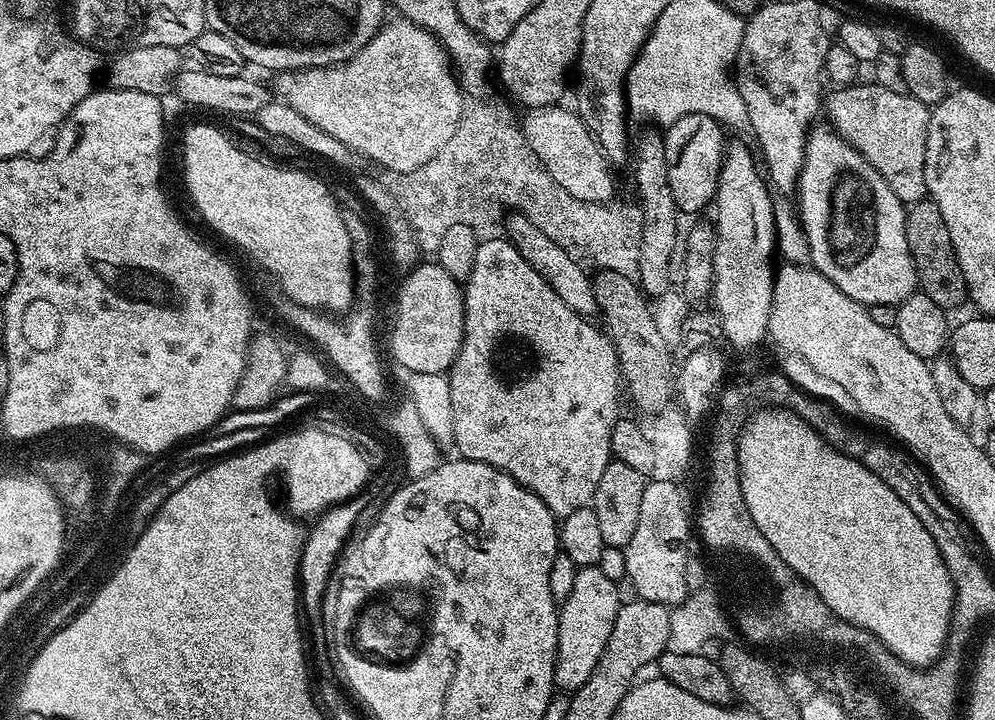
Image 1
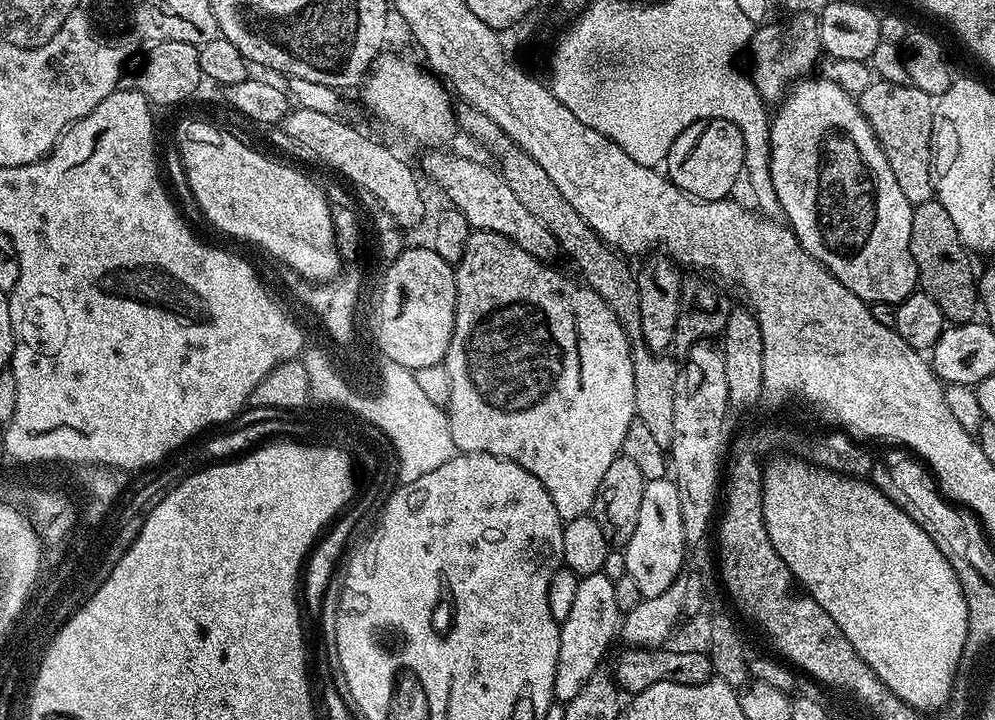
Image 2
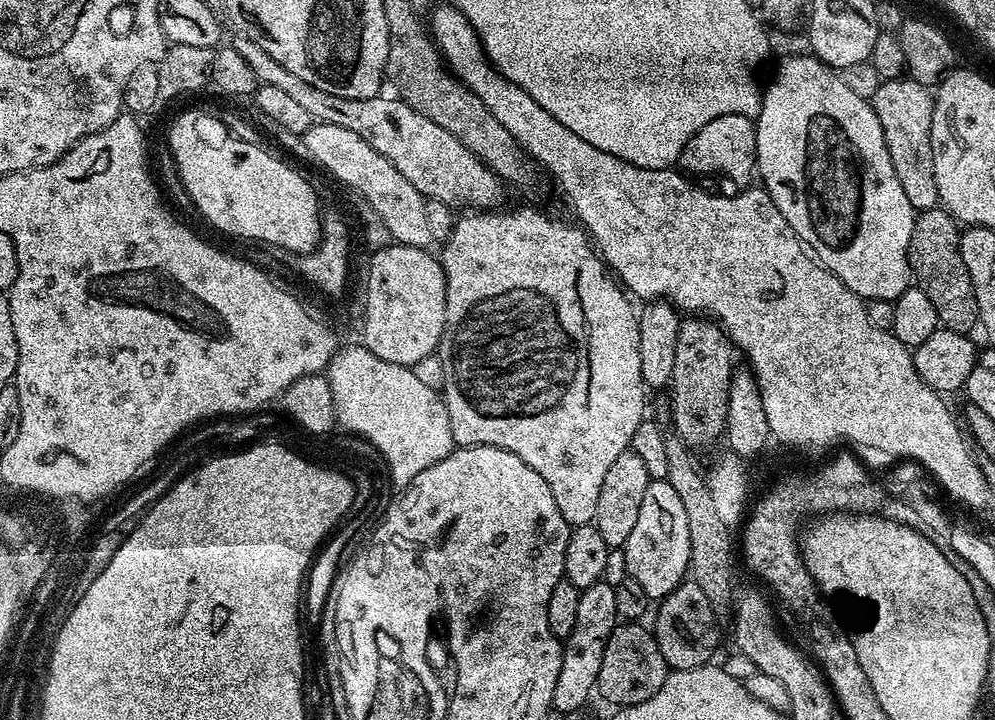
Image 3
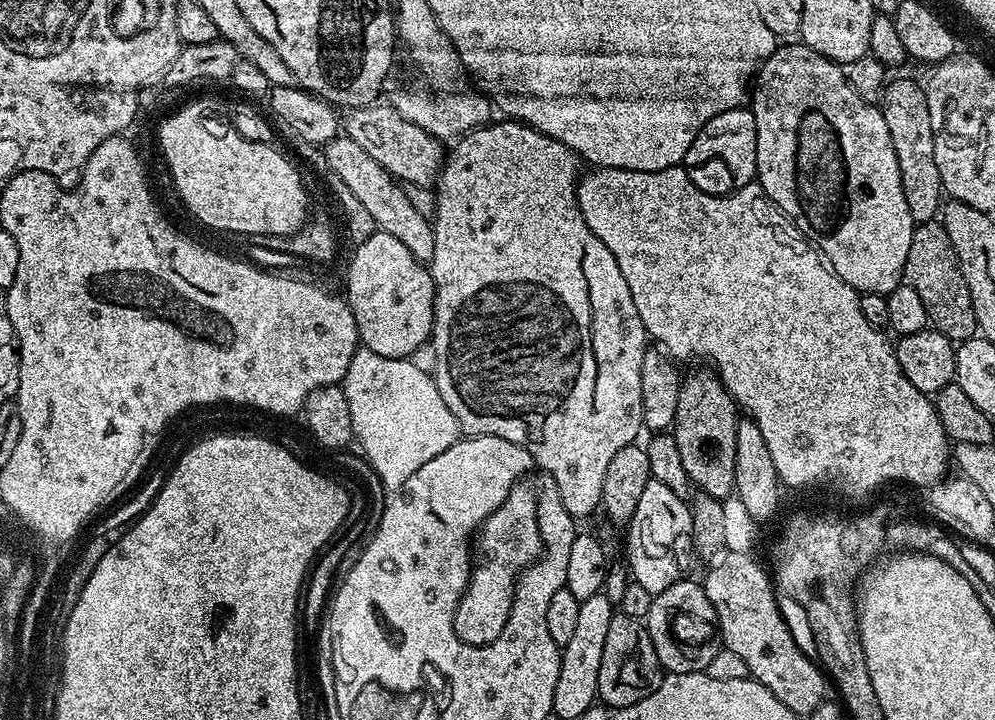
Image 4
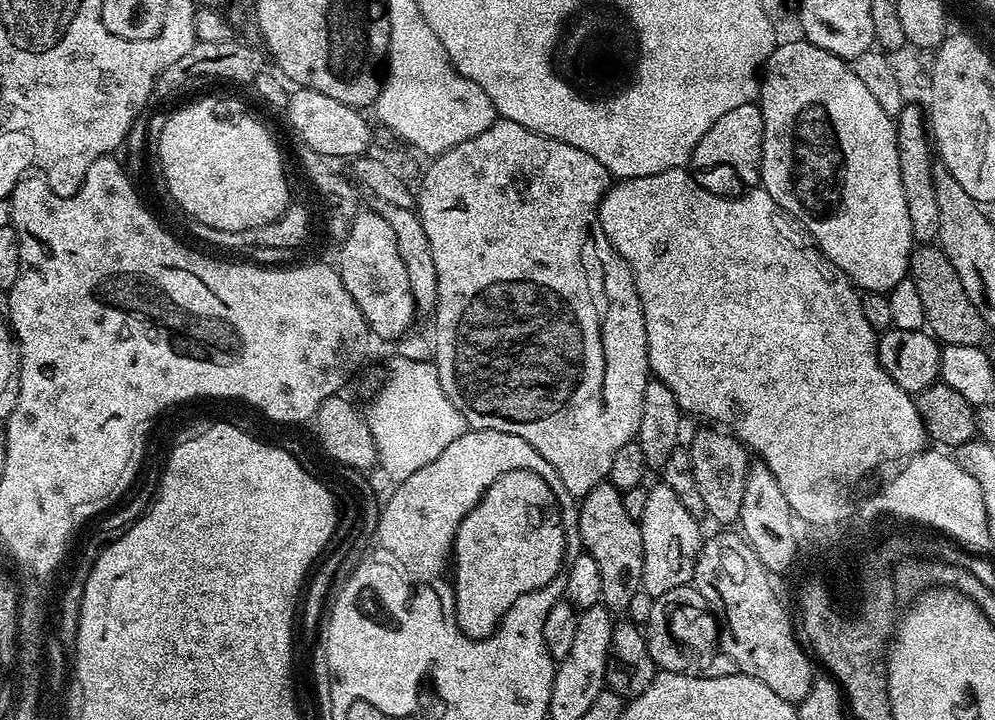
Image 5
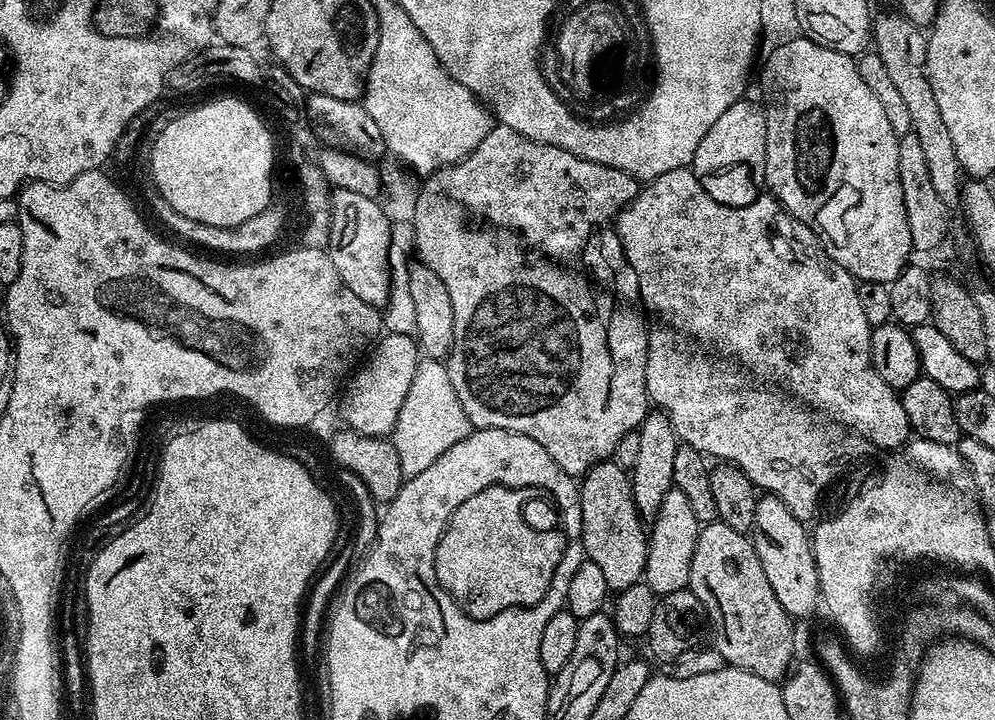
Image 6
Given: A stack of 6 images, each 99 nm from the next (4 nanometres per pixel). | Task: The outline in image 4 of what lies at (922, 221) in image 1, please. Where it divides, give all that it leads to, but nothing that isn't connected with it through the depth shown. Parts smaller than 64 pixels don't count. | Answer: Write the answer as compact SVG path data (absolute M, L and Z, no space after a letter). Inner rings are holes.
M943 223L916 224L910 238L910 254L906 254L904 280L918 290L926 306L929 325L954 342L969 340L977 335L978 325L974 314L974 302L970 298L970 286L962 274L958 254L946 234Z

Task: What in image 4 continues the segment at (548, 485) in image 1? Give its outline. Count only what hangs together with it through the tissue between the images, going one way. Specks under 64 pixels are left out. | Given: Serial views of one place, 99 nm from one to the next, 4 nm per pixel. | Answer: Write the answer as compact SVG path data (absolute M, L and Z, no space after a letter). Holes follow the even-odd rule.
M504 118L501 121L501 124L493 123L491 126L473 128L472 131L465 132L463 136L459 137L455 141L456 149L453 152L451 149L450 155L447 157L444 167L440 169L440 175L434 184L436 194L436 218L432 221L434 258L430 262L432 281L436 287L436 297L434 298L434 318L436 320L432 324L430 337L430 343L434 346L435 352L438 353L438 366L434 373L434 379L438 386L438 394L442 394L442 402L446 402L450 413L454 414L461 433L468 436L506 438L506 442L514 442L525 448L532 456L533 465L537 469L540 467L544 476L554 478L554 482L558 486L558 494L562 498L562 506L566 506L566 510L573 518L581 518L580 516L588 516L595 508L597 511L601 507L602 481L606 479L606 470L610 466L611 460L614 459L614 454L618 454L618 450L622 450L622 446L637 443L638 437L636 435L644 428L644 419L642 418L642 358L645 350L650 347L650 337L648 331L642 326L642 318L638 318L638 309L634 306L634 298L630 298L630 286L626 286L626 278L622 278L622 270L618 270L618 262L614 262L614 254L610 254L610 250L606 250L606 242L602 242L602 238L598 238L598 234L594 234L594 230L590 230L590 226L586 226L586 222L582 218L582 210L576 197L578 177L581 175L580 167L582 167L577 154L571 152L562 142L542 135L539 130L531 128L528 124L521 124L520 121L511 118Z

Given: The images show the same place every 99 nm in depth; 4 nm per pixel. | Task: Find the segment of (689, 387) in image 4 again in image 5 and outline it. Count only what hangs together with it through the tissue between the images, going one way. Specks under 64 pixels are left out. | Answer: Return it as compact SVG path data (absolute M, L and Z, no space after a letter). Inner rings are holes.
M718 428L713 429L700 431L689 442L688 449L694 478L706 503L708 516L722 523L722 526L730 526L739 521L743 493L746 491L746 474L752 462L748 449L735 436Z

